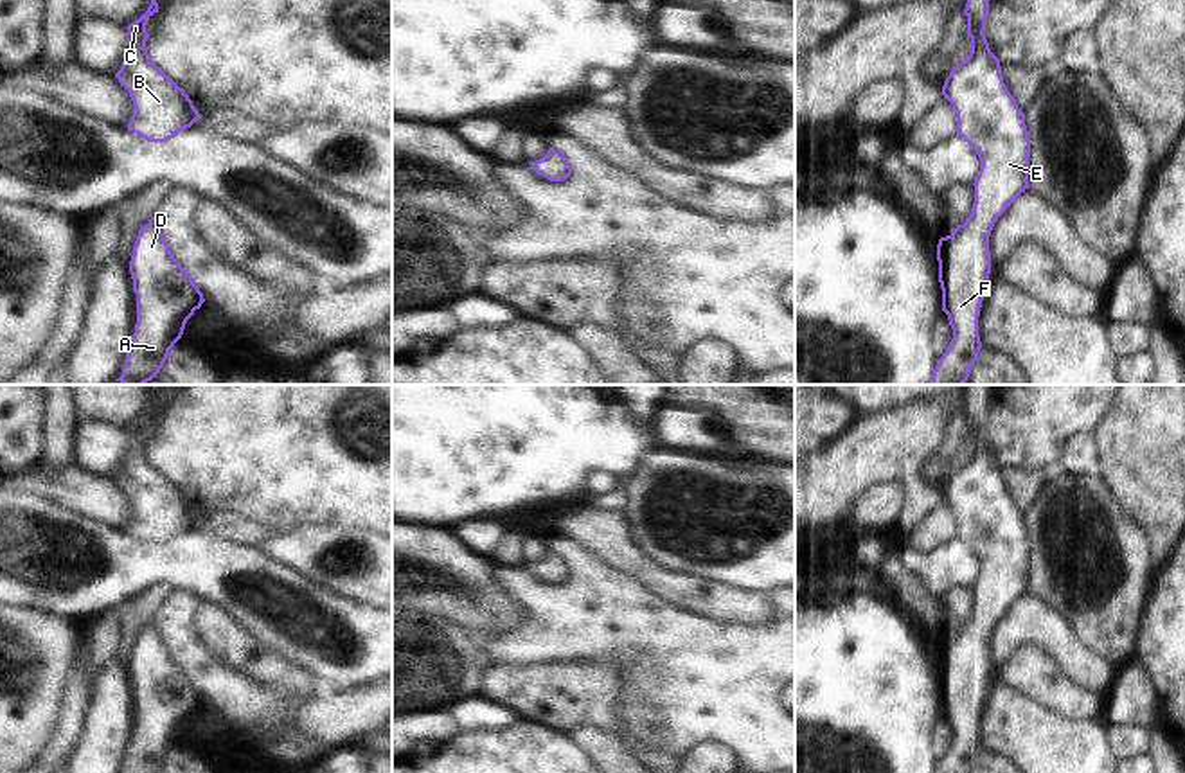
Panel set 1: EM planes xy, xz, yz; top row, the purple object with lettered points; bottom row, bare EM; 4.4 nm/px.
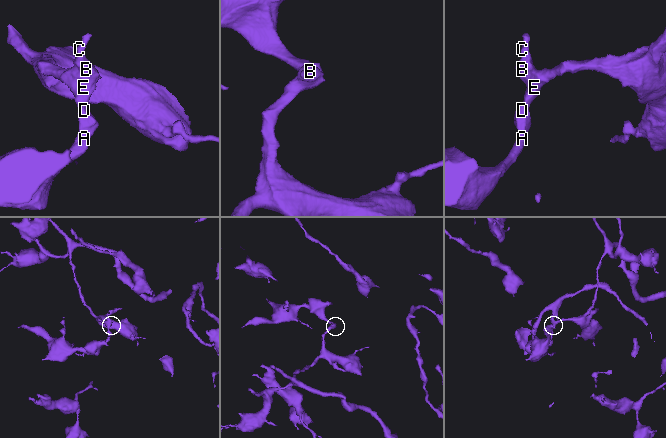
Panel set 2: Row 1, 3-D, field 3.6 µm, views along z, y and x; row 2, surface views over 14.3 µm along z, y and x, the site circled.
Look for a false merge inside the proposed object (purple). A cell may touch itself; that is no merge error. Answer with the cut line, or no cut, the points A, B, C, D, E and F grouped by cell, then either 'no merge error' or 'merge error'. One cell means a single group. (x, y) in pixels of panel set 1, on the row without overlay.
no cut; A B C D E F; no merge error

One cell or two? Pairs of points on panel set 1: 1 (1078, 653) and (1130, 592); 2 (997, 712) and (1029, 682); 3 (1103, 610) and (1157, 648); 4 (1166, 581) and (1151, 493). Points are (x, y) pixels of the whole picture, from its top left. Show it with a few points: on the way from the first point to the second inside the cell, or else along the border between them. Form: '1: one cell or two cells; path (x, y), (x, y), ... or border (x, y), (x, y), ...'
1: two cells; border (1058, 612), (1069, 628), (1115, 671)
2: two cells; border (991, 671), (1009, 687), (1036, 700), (1054, 714)
3: two cells; border (1148, 592), (1142, 603), (1133, 653)
4: two cells; border (1166, 556), (1155, 570)

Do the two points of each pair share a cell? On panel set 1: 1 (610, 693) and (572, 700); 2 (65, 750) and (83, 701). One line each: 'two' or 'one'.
1: one
2: one

